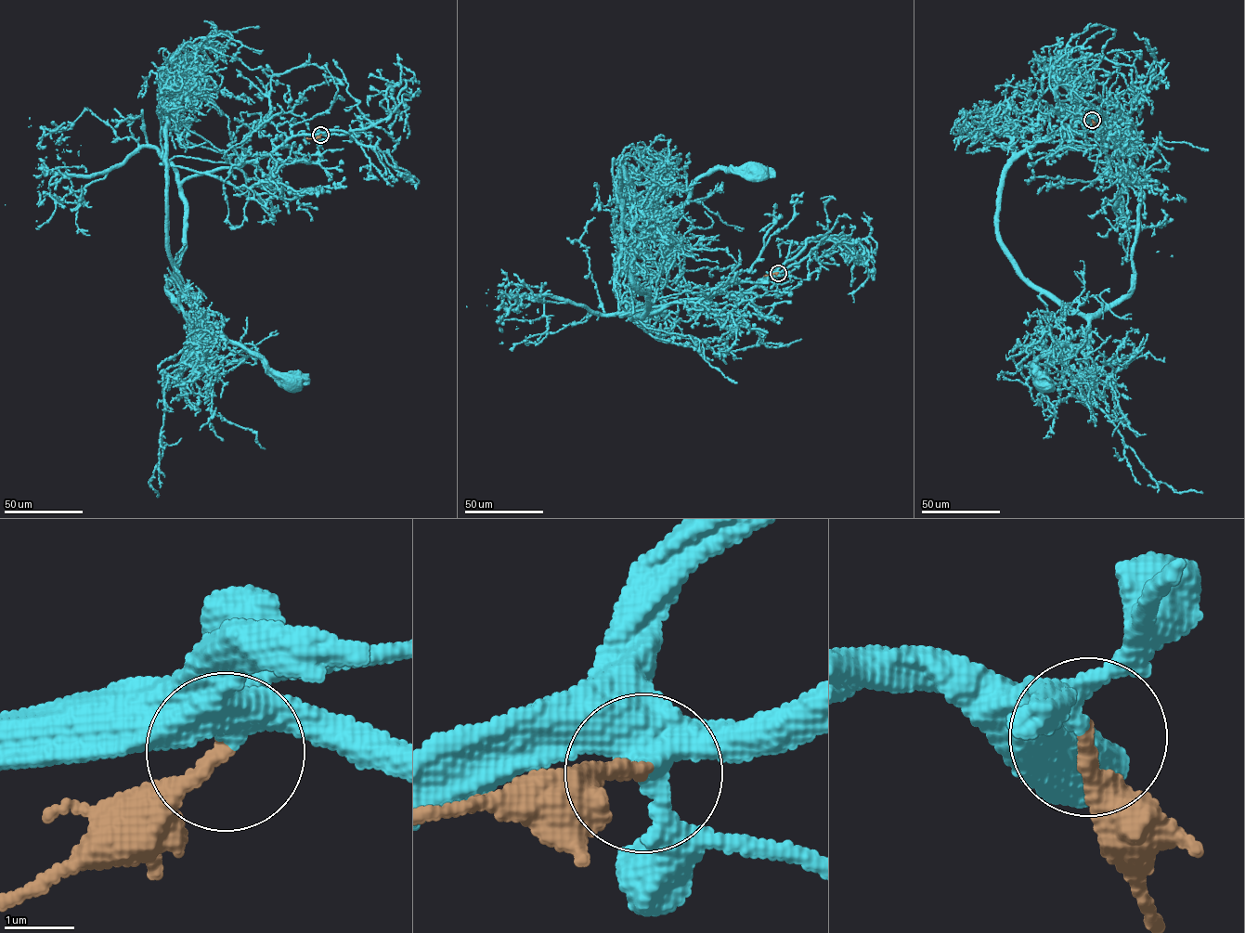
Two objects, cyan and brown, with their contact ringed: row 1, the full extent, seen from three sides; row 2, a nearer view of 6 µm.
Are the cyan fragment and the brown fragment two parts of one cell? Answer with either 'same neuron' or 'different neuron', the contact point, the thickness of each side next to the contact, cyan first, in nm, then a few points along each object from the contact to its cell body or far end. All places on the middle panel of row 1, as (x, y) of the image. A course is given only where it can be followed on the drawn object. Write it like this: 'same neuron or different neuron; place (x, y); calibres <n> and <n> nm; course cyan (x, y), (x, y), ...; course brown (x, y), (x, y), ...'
same neuron; place (778, 273); calibres 360 and 240 nm; course cyan (778, 272), (641, 317), (649, 296), (632, 277), (636, 250), (699, 178), (760, 171); course brown (778, 273), (763, 276)

